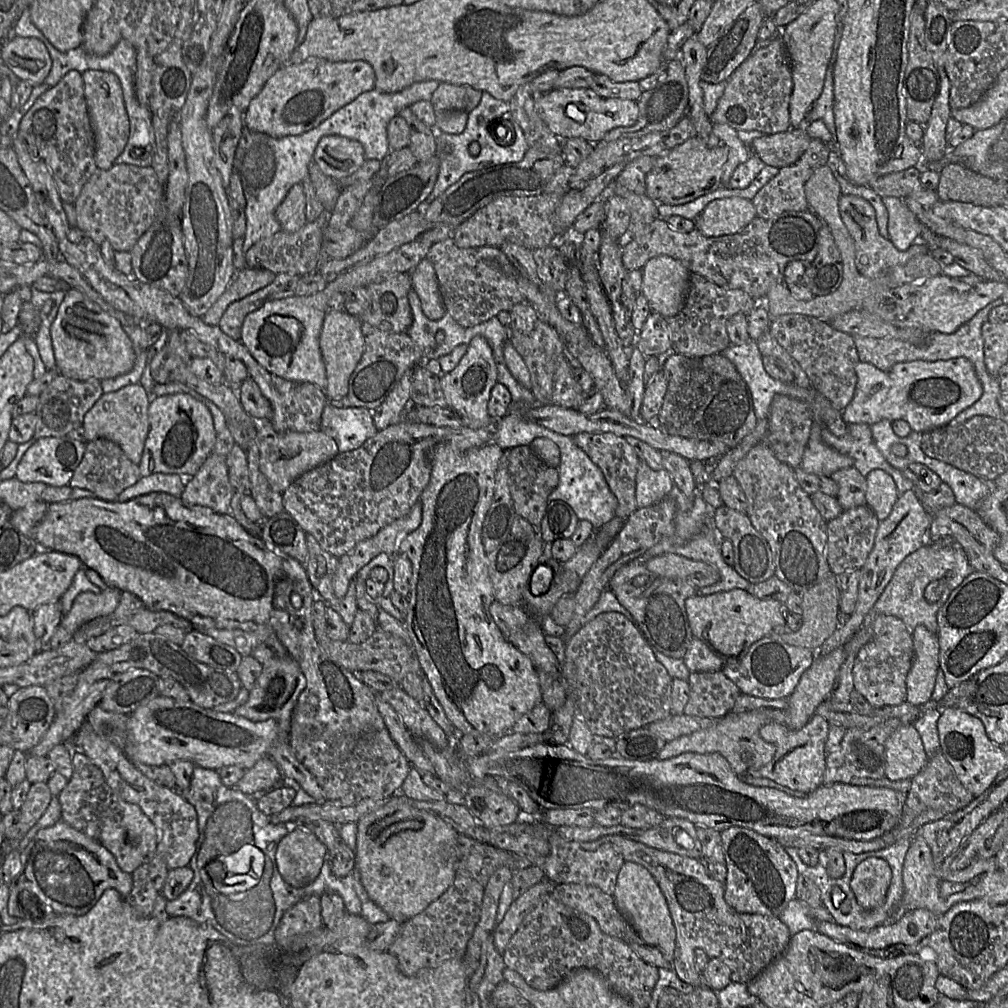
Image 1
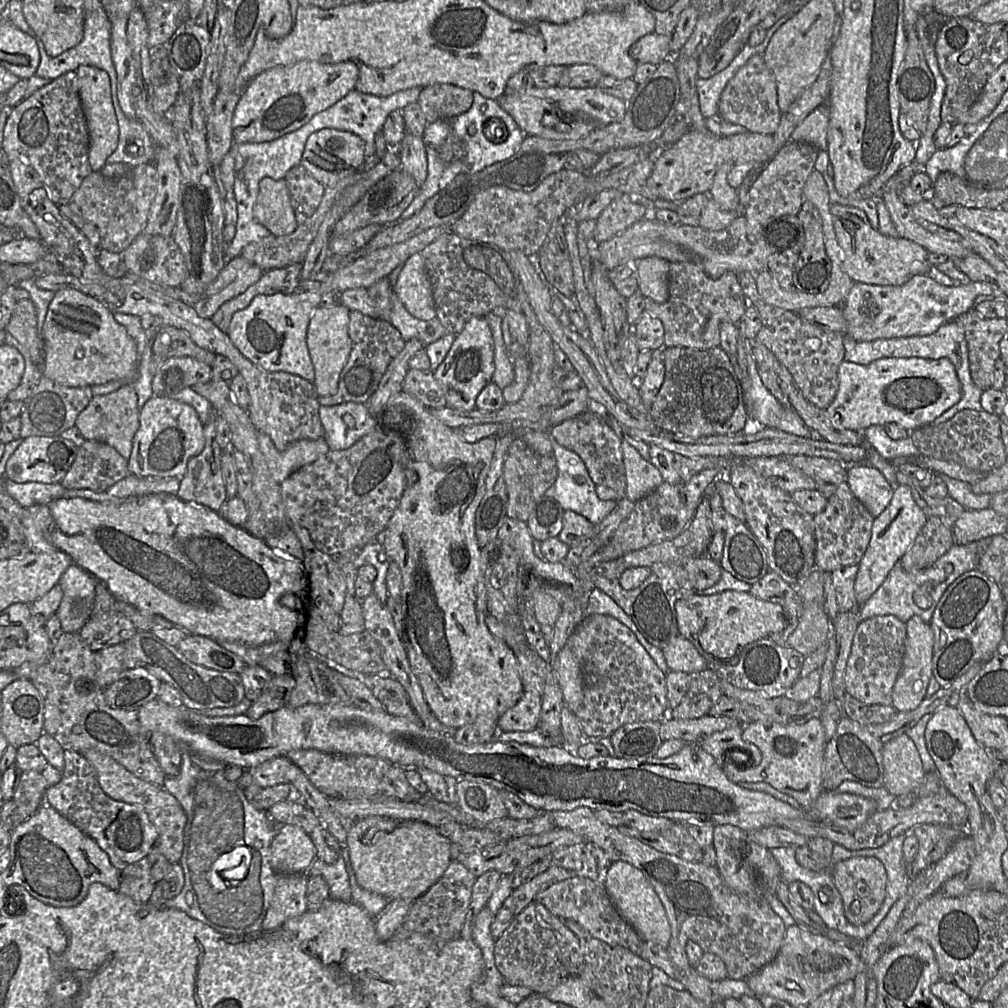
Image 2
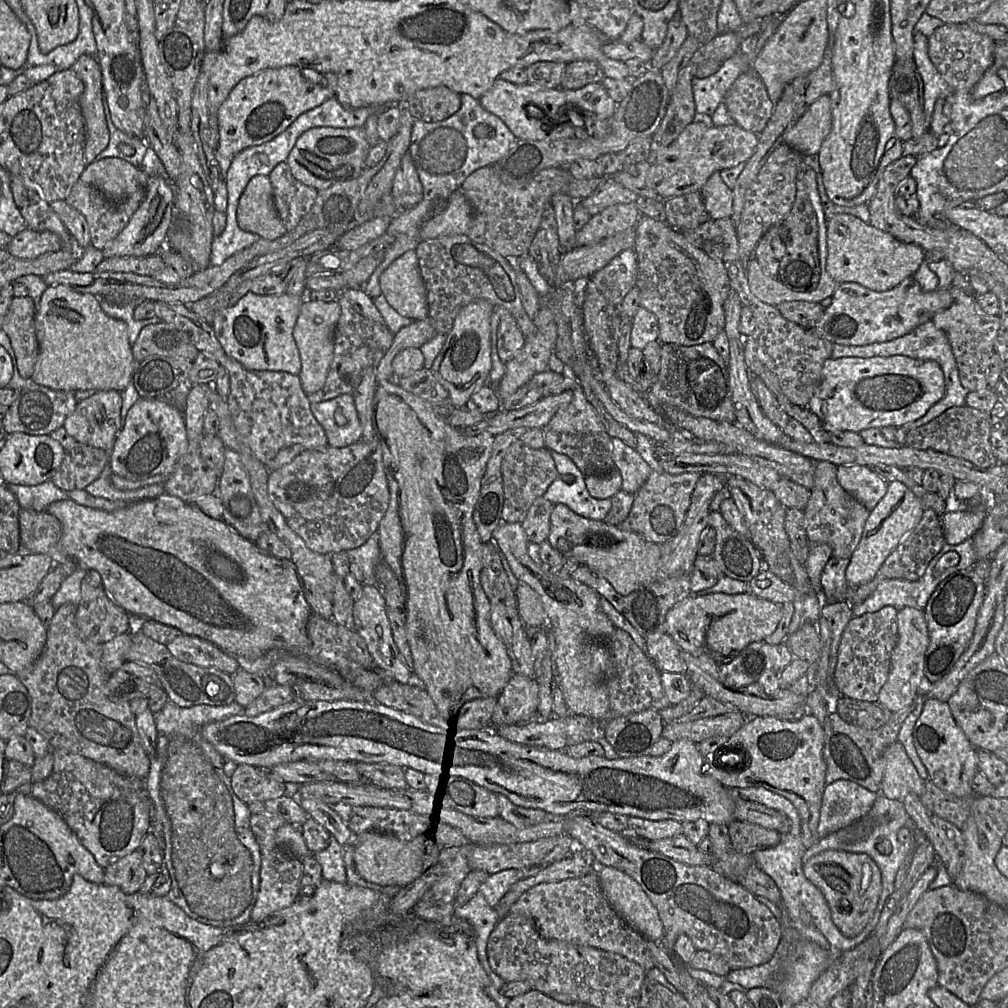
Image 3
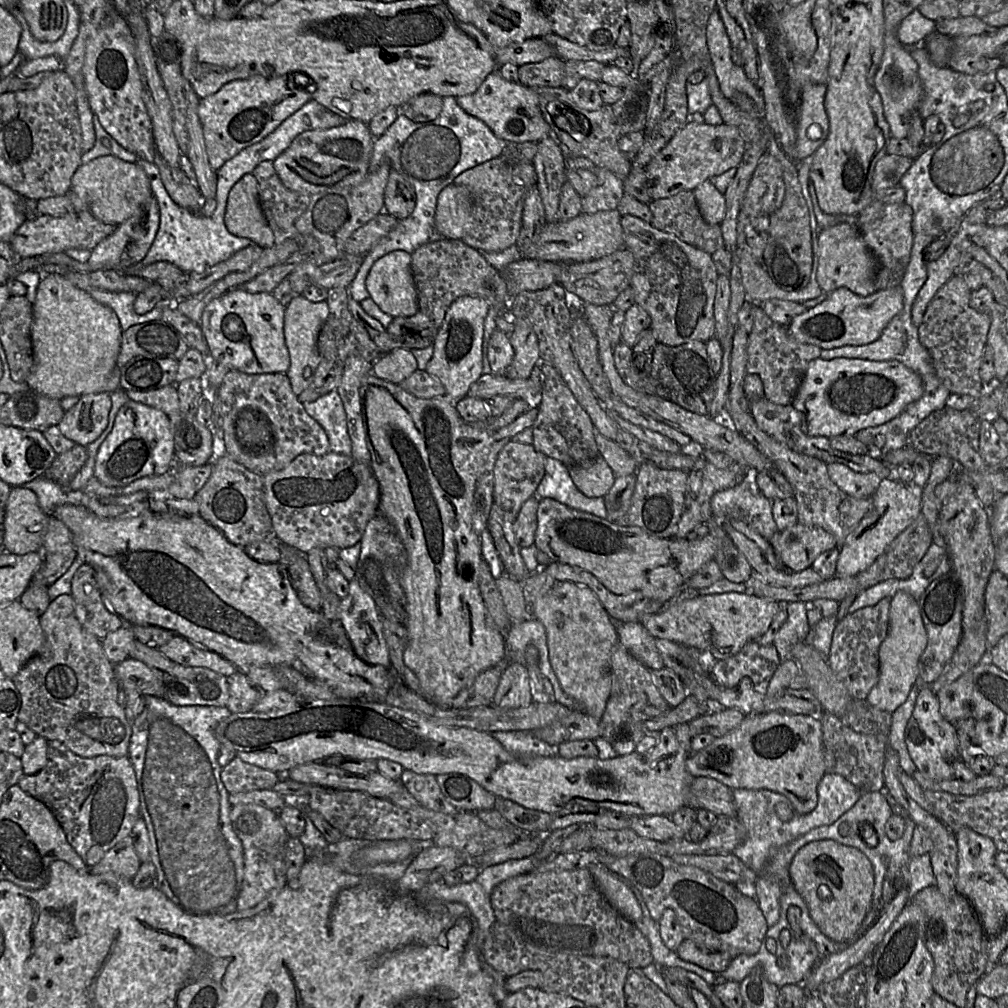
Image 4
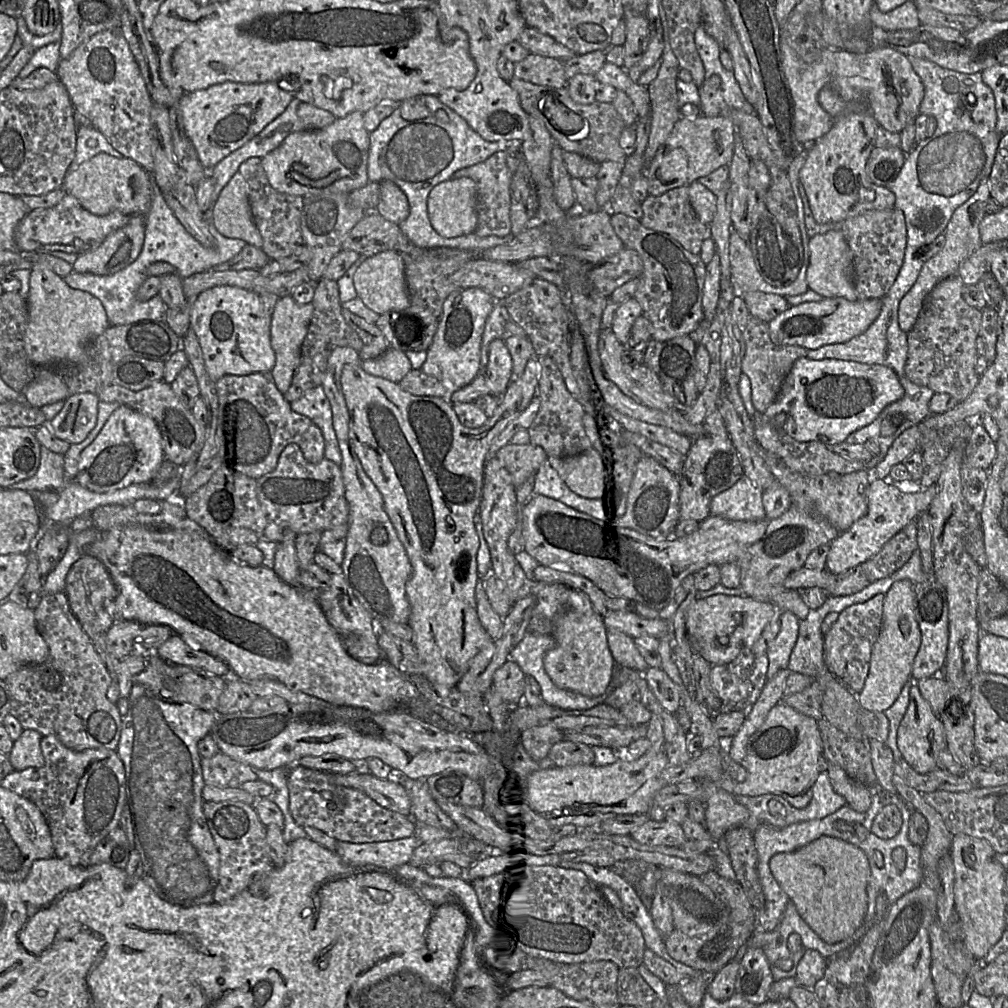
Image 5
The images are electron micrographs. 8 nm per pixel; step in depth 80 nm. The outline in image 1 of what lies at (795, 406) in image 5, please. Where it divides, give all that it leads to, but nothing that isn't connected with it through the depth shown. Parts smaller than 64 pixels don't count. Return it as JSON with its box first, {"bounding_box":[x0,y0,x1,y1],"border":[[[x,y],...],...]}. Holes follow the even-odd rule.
{"bounding_box":[841,358,983,432],"border":[[[967,358],[939,360],[935,362],[916,360],[893,365],[888,371],[877,366],[859,362],[855,367],[857,384],[850,403],[841,411],[846,423],[866,423],[872,425],[883,419],[890,421],[905,420],[912,431],[926,432],[949,424],[957,415],[980,399],[983,393],[982,384],[976,374],[974,365]]]}

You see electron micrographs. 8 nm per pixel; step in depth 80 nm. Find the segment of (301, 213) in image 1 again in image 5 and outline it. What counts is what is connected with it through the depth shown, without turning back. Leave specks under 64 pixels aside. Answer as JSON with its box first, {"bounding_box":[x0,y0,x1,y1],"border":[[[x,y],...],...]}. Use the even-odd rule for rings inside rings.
{"bounding_box":[211,173,263,247],"border":[[[240,173],[233,175],[222,189],[211,210],[211,219],[223,236],[241,239],[256,247],[262,246],[263,239],[249,203],[249,186]]]}

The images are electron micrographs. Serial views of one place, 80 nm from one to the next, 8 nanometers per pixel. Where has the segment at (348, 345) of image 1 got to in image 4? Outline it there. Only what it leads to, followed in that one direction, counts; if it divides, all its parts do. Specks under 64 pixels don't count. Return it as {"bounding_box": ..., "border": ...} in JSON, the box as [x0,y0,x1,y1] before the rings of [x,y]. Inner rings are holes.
{"bounding_box":[284,295,329,396],"border":[[[297,295],[286,305],[284,314],[284,337],[289,351],[290,367],[285,373],[289,378],[293,392],[298,396],[309,388],[311,376],[320,363],[317,347],[319,332],[329,315],[326,301],[311,302]]]}

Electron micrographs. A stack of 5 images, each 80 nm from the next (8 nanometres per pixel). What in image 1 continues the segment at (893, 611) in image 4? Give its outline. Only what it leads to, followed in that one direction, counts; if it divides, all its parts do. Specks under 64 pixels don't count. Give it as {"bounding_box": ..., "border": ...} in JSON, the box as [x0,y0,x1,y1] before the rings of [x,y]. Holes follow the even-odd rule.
{"bounding_box":[906,625,939,707],"border":[[[918,625],[911,632],[914,656],[907,675],[906,702],[922,707],[932,700],[939,671],[939,644],[937,635]]]}

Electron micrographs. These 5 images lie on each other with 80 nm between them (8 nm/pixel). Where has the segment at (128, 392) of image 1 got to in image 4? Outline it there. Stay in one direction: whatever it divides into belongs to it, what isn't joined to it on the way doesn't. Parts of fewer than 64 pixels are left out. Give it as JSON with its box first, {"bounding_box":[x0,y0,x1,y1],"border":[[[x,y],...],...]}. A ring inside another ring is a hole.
{"bounding_box":[57,393,111,447],"border":[[[89,393],[65,411],[57,427],[76,445],[86,447],[96,441],[108,424],[111,393]]]}

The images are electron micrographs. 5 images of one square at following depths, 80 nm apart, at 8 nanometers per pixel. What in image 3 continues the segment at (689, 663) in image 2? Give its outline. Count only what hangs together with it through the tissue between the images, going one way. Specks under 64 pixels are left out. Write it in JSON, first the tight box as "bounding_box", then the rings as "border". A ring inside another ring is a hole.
{"bounding_box":[645,634,687,674],"border":[[[653,634],[645,639],[645,653],[660,672],[685,674],[687,665],[682,658],[684,650],[668,634]]]}

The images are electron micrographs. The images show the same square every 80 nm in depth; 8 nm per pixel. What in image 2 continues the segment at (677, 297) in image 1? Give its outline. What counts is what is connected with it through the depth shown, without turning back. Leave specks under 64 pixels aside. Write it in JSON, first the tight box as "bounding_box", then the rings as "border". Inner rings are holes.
{"bounding_box":[638,256,669,303],"border":[[[657,256],[645,257],[638,261],[638,287],[645,297],[658,303],[667,301],[669,265],[668,260]]]}

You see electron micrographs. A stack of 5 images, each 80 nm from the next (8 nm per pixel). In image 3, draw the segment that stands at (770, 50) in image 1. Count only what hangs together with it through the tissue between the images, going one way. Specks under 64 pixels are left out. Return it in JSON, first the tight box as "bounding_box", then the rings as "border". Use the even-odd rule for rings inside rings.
{"bounding_box":[723,68,775,133],"border":[[[752,68],[736,78],[723,102],[735,124],[754,133],[763,131],[775,107],[764,82]]]}

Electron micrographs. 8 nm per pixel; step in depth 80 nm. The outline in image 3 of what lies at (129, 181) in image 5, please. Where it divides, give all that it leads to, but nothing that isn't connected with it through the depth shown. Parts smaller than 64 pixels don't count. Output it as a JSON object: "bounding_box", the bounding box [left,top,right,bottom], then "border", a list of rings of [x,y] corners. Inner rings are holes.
{"bounding_box":[78,157,148,202],"border":[[[116,157],[96,159],[86,165],[78,181],[98,188],[113,202],[125,200],[138,190],[145,190],[148,176],[140,167]]]}

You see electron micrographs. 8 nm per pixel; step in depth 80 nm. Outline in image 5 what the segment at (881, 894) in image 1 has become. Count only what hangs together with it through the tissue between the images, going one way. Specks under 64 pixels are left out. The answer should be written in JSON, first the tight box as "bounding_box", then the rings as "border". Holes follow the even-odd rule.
{"bounding_box":[769,836,871,944],"border":[[[822,836],[789,853],[775,854],[769,862],[772,875],[808,926],[827,944],[850,938],[864,922],[867,912],[867,885],[871,870],[865,853],[843,840]]]}

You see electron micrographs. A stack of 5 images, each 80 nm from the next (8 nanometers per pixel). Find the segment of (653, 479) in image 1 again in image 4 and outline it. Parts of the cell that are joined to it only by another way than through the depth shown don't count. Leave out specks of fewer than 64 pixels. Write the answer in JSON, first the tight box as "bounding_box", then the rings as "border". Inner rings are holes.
{"bounding_box":[595,433,639,477],"border":[[[596,433],[595,440],[602,457],[612,469],[615,477],[635,475],[639,463],[614,441]]]}

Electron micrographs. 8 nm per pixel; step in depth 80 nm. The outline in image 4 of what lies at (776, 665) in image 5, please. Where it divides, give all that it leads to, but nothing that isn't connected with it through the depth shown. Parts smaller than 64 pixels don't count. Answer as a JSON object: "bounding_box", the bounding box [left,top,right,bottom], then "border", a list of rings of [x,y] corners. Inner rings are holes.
{"bounding_box":[772,602,811,661],"border":[[[789,602],[785,605],[788,617],[772,644],[783,661],[790,657],[795,644],[804,641],[811,627],[807,619],[808,603]]]}

